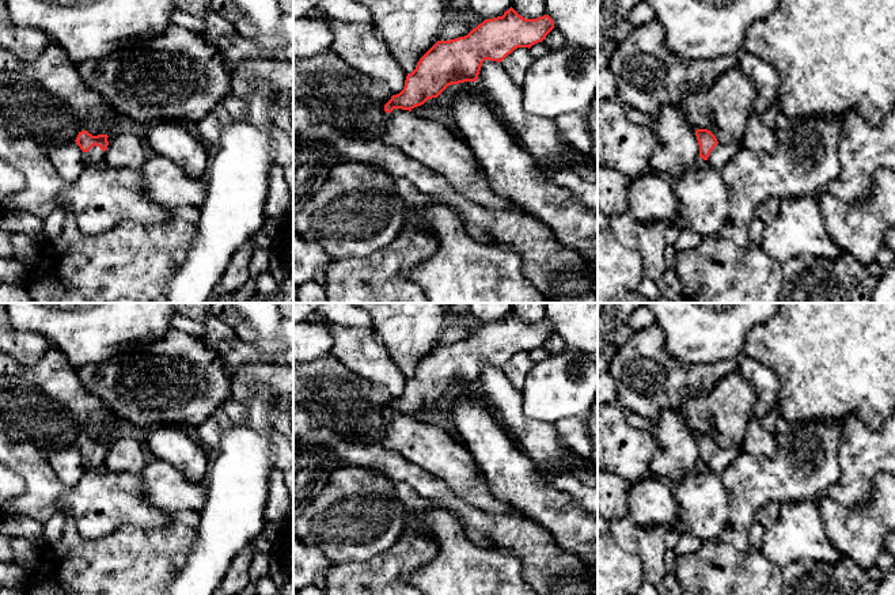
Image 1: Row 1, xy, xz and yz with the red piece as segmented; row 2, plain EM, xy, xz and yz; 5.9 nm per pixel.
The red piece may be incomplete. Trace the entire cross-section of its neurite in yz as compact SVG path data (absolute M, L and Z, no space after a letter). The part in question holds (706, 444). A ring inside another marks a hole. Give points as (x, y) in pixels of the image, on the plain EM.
M697 433L695 440L701 463L716 474L721 474L742 454L740 447L718 447L716 440L708 433Z

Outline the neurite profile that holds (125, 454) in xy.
M122 437L114 441L103 456L102 469L113 473L139 474L147 465L139 441L132 437Z

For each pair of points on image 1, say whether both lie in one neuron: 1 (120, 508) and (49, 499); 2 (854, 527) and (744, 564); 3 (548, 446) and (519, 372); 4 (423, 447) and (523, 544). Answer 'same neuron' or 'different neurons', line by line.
1: same neuron
2: different neurons
3: different neurons
4: different neurons

